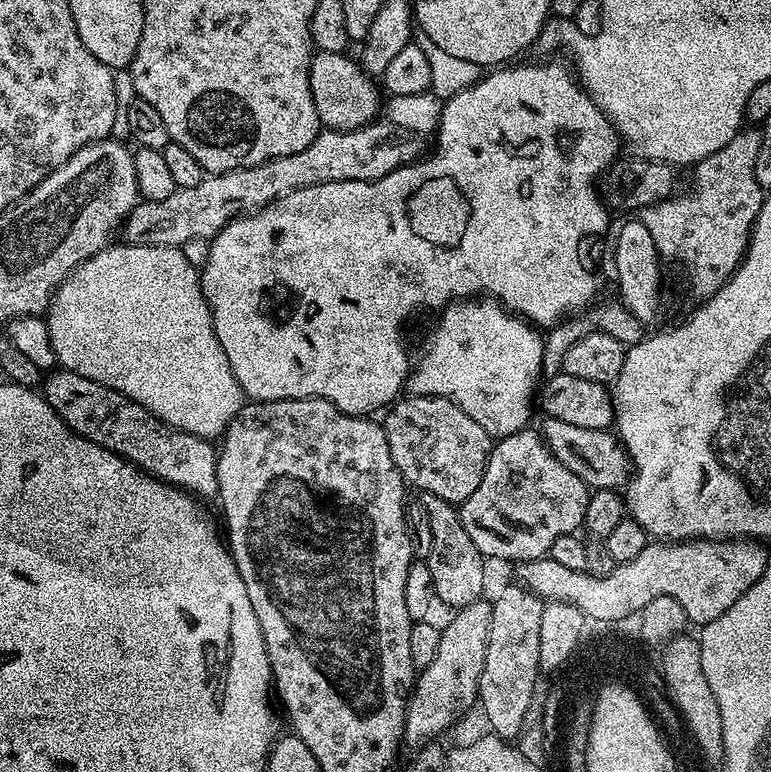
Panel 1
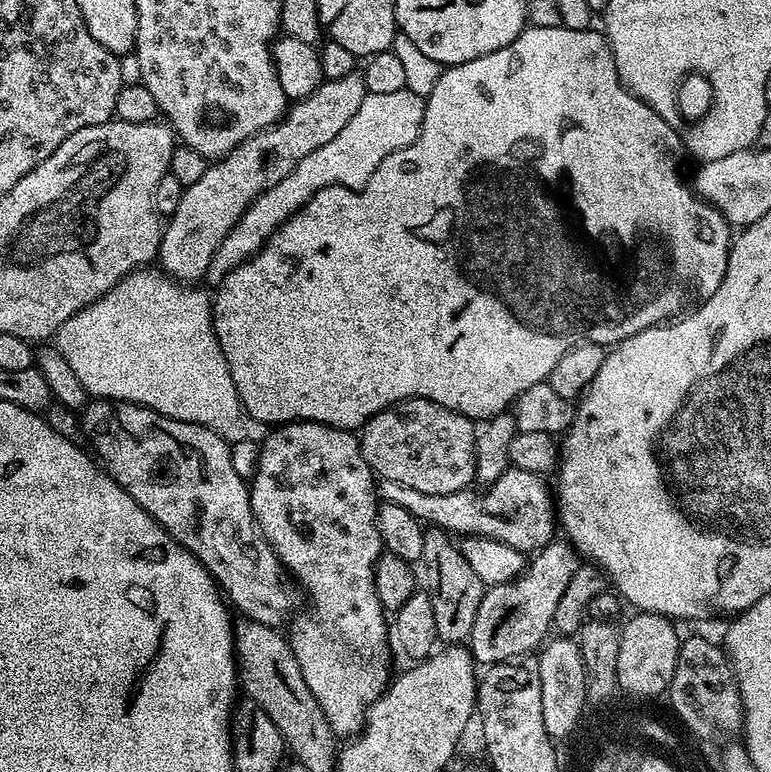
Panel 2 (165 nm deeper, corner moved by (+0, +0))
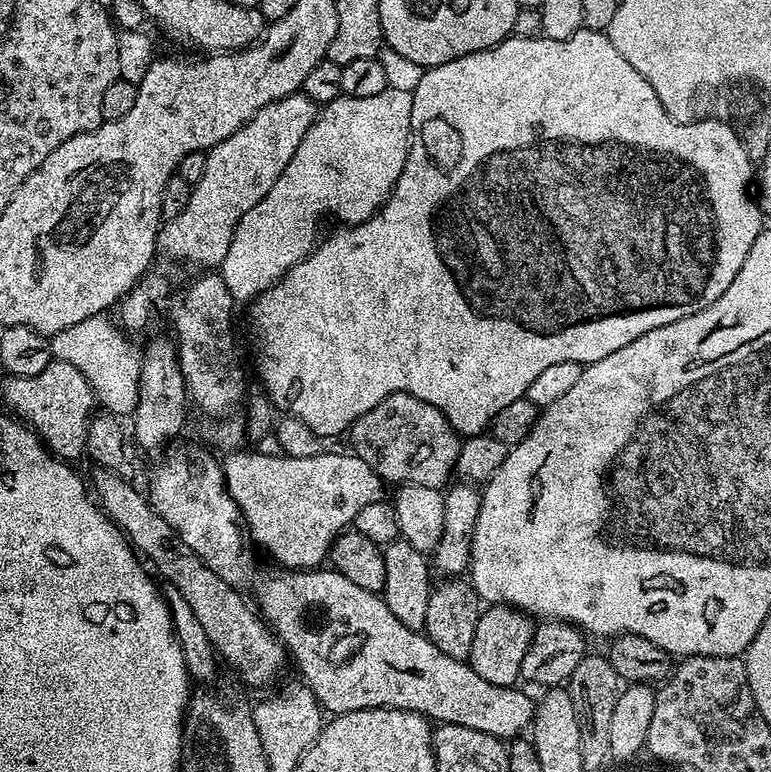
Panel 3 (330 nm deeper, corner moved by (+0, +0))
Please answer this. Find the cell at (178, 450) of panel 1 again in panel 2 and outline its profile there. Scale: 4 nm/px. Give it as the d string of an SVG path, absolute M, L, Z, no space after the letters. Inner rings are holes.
M92 398L79 417L81 433L85 437L88 435L91 451L102 461L108 475L113 476L118 486L122 486L122 490L126 490L126 494L130 494L130 498L150 513L182 547L203 562L206 571L222 589L227 603L235 611L237 608L241 617L259 624L280 626L284 619L287 621L293 615L296 596L288 589L286 569L256 526L250 488L232 461L233 449L228 441L214 434L212 428L163 416L140 404Z

